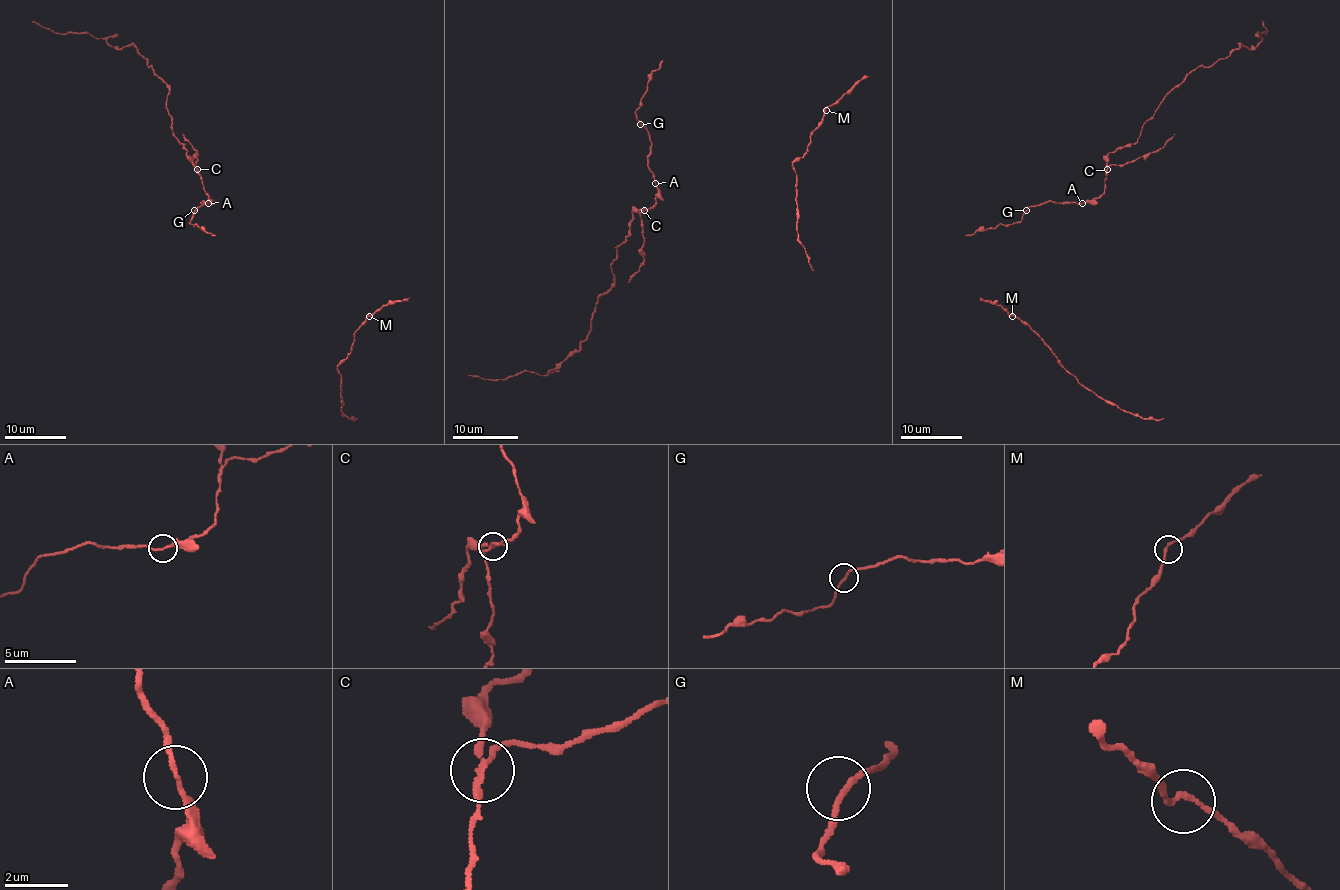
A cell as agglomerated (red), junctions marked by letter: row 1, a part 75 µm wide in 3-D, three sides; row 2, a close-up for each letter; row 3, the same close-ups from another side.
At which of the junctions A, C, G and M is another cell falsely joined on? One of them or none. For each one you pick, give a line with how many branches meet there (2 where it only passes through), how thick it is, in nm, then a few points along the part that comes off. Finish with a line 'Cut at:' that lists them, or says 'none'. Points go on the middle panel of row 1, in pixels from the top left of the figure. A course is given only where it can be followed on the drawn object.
C: 3 | 170 nm | (643, 211), (640, 214), (643, 264), (629, 282)
Cut at: C

